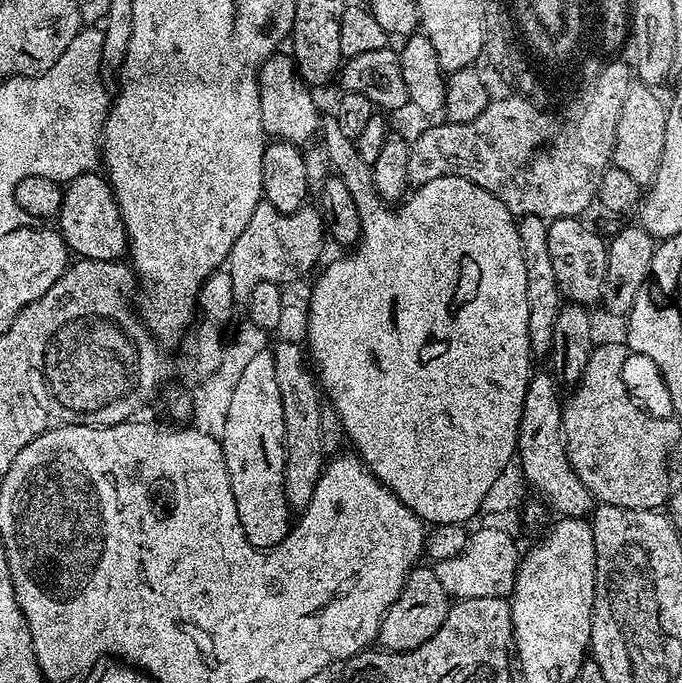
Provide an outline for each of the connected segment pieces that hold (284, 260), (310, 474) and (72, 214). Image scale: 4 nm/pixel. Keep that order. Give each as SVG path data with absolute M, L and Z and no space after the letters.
M267 202L260 203L254 214L250 214L246 230L242 230L238 242L234 242L226 261L226 271L234 282L234 298L237 302L247 301L250 290L254 290L258 282L287 286L295 276L306 275L316 263L321 263L324 240L326 244L319 207L303 206L297 212L280 212Z
M284 340L277 348L273 347L271 353L274 358L274 378L282 394L284 415L284 493L289 509L303 510L314 498L314 486L326 463L326 457L321 449L321 439L318 438L321 428L319 410L322 396L310 375L306 352L301 345L299 348L298 345Z
M96 170L87 172L63 185L58 231L69 253L81 260L119 261L128 251L128 231L124 228L124 219L118 210L111 184L98 173Z

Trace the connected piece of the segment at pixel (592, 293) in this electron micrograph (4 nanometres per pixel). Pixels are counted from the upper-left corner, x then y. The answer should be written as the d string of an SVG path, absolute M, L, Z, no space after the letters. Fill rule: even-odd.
M575 216L548 221L546 238L550 241L550 259L554 261L554 278L558 278L560 295L565 301L592 306L601 299L604 290L604 274L608 261L608 245L592 228Z

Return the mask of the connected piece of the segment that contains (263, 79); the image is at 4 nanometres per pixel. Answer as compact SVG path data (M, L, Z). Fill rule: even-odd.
M273 54L260 68L258 80L258 110L262 114L262 126L269 137L285 140L288 144L304 146L321 131L322 112L316 109L316 100L311 96L291 55Z

